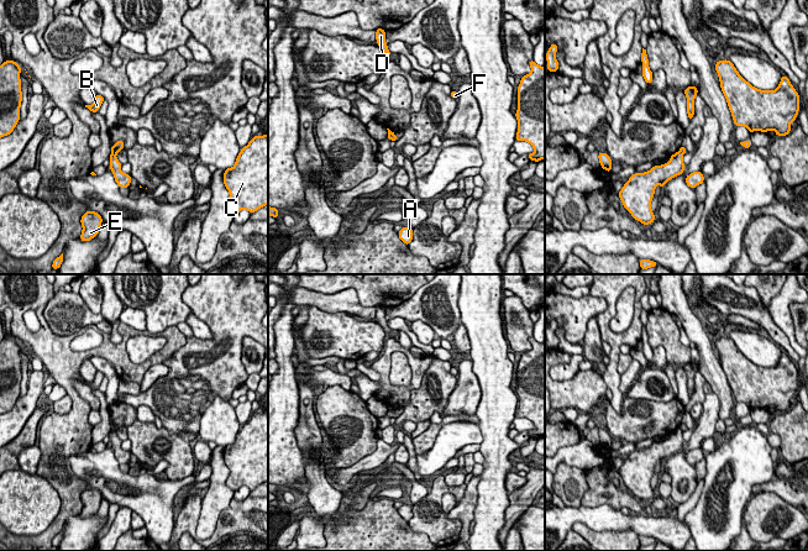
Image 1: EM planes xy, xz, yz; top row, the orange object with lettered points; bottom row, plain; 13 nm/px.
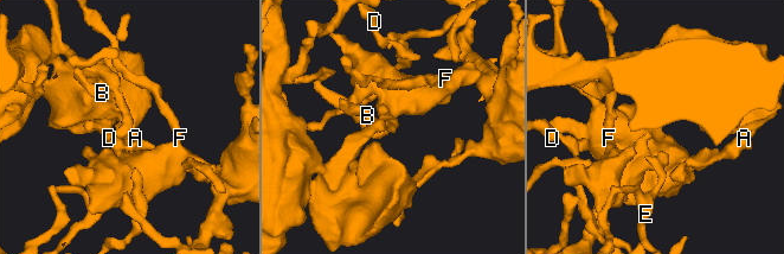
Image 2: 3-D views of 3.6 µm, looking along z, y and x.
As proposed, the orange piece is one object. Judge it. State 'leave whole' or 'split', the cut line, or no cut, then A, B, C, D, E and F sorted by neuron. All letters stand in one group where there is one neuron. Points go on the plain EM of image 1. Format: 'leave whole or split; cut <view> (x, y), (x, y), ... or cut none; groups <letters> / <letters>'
split; cut xy (111, 429), (115, 430); groups A C F / B D E

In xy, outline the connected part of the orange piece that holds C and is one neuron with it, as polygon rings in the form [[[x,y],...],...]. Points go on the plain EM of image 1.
[[[268,411],[251,415],[250,420],[238,430],[235,442],[225,446],[224,461],[230,469],[226,486],[234,492],[242,486],[253,490],[268,482]]]

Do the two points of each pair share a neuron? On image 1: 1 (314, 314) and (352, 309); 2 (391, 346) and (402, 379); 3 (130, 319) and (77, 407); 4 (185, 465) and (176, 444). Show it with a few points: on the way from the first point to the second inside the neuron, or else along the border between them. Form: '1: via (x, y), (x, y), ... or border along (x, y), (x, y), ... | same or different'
1: border along (309, 304), (328, 311), (346, 311), (352, 316) | different
2: border along (403, 351), (394, 351), (391, 355), (389, 381) | different
3: border along (120, 321), (135, 329), (146, 330) | different
4: via (180, 460), (176, 449) | same

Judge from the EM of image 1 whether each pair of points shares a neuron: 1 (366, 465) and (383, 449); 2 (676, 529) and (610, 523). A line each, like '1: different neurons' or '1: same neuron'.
1: same neuron
2: same neuron

